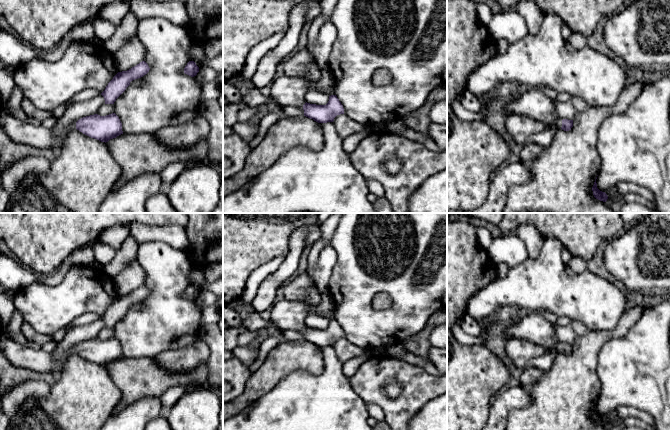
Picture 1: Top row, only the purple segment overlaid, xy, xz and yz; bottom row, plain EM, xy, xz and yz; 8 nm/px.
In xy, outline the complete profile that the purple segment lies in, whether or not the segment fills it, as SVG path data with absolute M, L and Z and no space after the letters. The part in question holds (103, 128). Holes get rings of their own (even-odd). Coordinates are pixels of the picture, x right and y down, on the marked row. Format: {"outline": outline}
{"outline": "M2 109L0 111L0 127L8 138L15 143L25 144L37 149L54 149L57 152L67 134L74 129L105 143L123 134L122 123L115 113L106 116L94 114L83 117L77 122L68 124L63 133L58 135L53 128L48 129L41 124L34 125L23 122Z"}

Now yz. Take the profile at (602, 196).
{"outline": "M595 179L595 182L594 182L594 185L592 187L592 191L593 191L593 195L596 199L600 200L600 201L603 201L603 202L606 202L607 199L608 199L608 196L605 192L602 192L600 191L598 188L597 188L597 183L596 183L596 179Z"}

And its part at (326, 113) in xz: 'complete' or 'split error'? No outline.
split error

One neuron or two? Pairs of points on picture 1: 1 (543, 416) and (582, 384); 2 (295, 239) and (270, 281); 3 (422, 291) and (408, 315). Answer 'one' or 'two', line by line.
1: one
2: one
3: one

